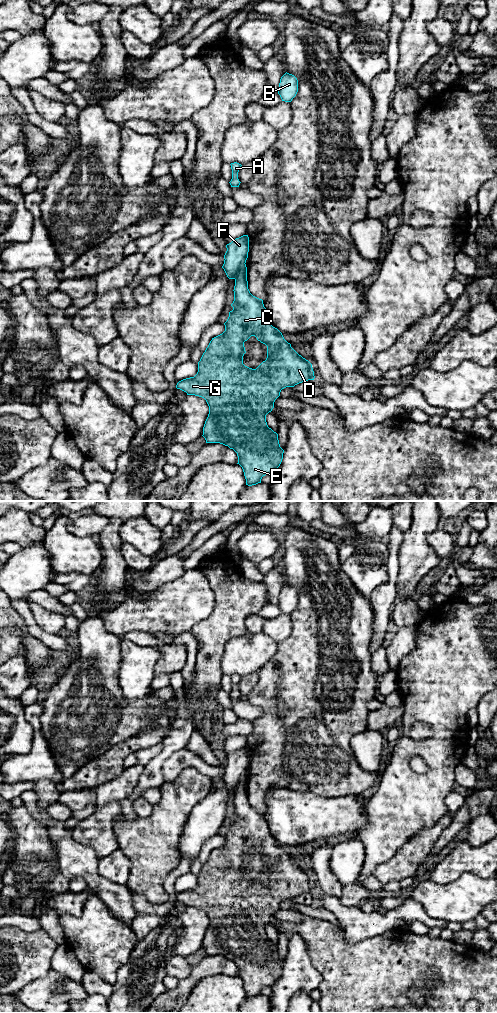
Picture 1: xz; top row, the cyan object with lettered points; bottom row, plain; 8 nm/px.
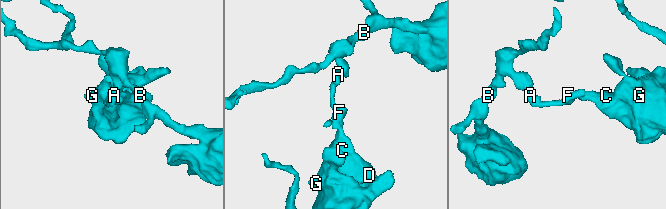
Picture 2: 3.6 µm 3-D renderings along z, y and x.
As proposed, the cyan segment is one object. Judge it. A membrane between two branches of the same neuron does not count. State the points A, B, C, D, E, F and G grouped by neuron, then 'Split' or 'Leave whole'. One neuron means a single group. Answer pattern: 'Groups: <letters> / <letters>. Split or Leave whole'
Groups: A B F / C D E G. Split

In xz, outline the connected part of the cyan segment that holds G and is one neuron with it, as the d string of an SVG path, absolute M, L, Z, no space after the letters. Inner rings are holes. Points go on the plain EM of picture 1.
M243 776L235 789L234 813L231 816L233 822L224 835L225 843L212 850L200 873L198 884L194 889L179 893L176 897L187 905L206 912L209 918L209 926L203 939L203 949L206 955L220 955L233 961L238 968L238 975L244 984L246 997L252 998L261 995L265 987L272 987L280 978L284 962L280 959L278 946L268 939L266 927L274 920L275 912L280 908L282 901L294 899L308 892L314 892L312 876L299 867L288 855L282 845L270 835L270 830L263 812L253 808L248 801L247 779ZM251 848L267 858L267 870L256 881L243 876L243 868L246 865L244 854Z

